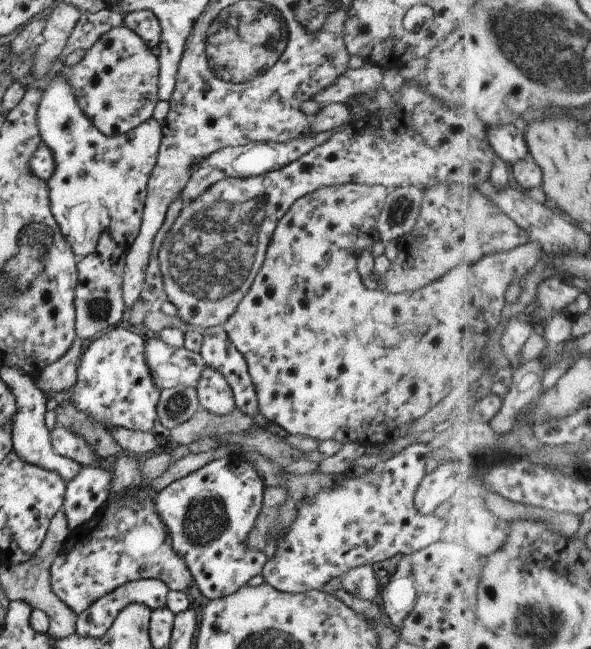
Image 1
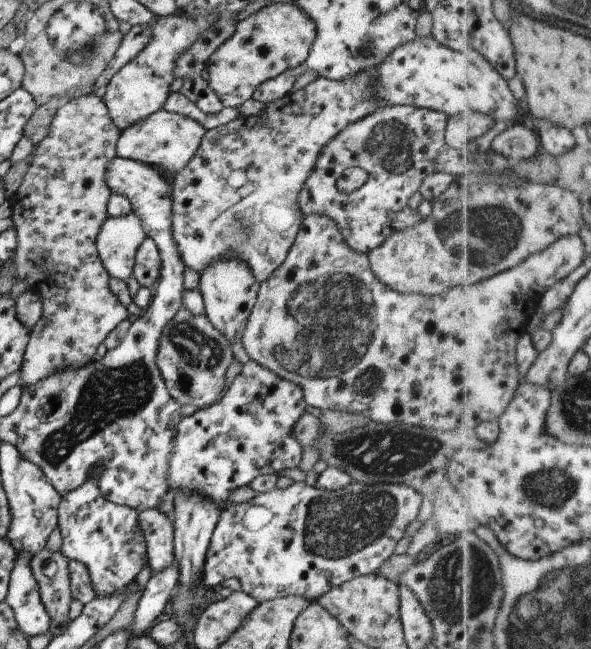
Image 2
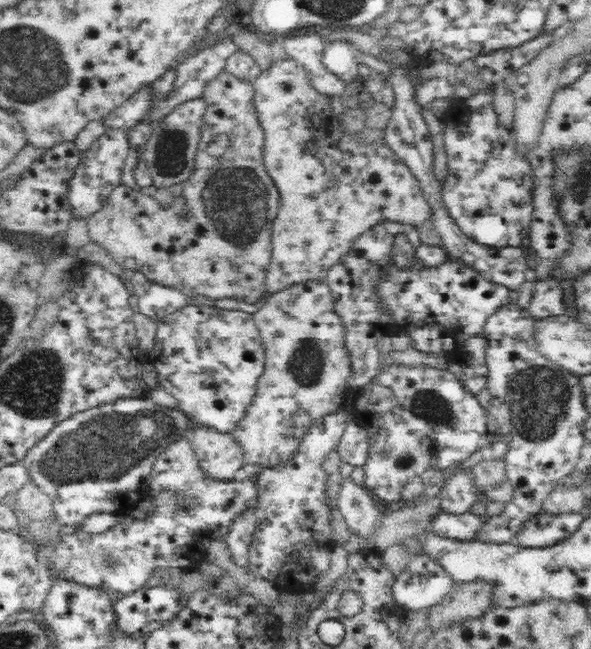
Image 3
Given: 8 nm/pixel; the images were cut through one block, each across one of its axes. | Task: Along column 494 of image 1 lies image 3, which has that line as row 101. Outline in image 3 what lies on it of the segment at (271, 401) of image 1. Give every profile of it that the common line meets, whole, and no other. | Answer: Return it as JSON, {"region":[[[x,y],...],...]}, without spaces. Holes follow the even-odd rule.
{"region":[[[284,53],[281,59],[273,58],[270,68],[268,70],[261,70],[260,74],[252,81],[254,85],[254,104],[256,111],[258,111],[260,124],[265,132],[264,166],[268,169],[268,174],[274,179],[280,195],[280,206],[271,227],[272,252],[265,264],[265,288],[267,292],[274,294],[293,285],[308,283],[312,280],[325,280],[328,272],[336,264],[339,264],[339,260],[351,251],[352,242],[361,235],[364,235],[365,232],[368,232],[370,228],[375,227],[376,224],[397,222],[398,224],[416,227],[418,224],[431,218],[431,210],[427,200],[423,197],[421,184],[414,176],[412,170],[410,170],[410,167],[396,155],[385,140],[364,142],[362,141],[362,134],[360,132],[348,132],[346,123],[342,123],[343,114],[332,114],[330,100],[336,96],[332,95],[332,93],[321,93],[318,89],[314,88],[310,77],[308,77],[308,69],[304,67],[304,64]]]}

